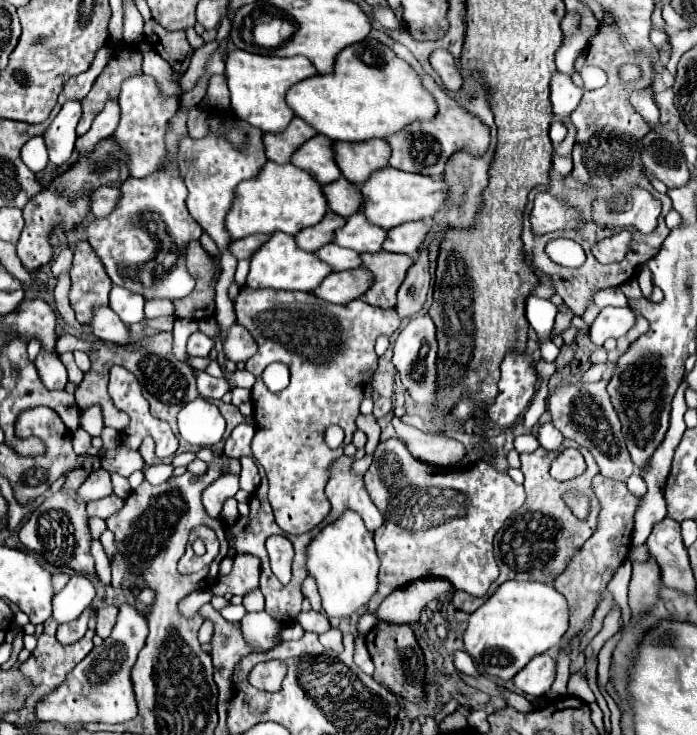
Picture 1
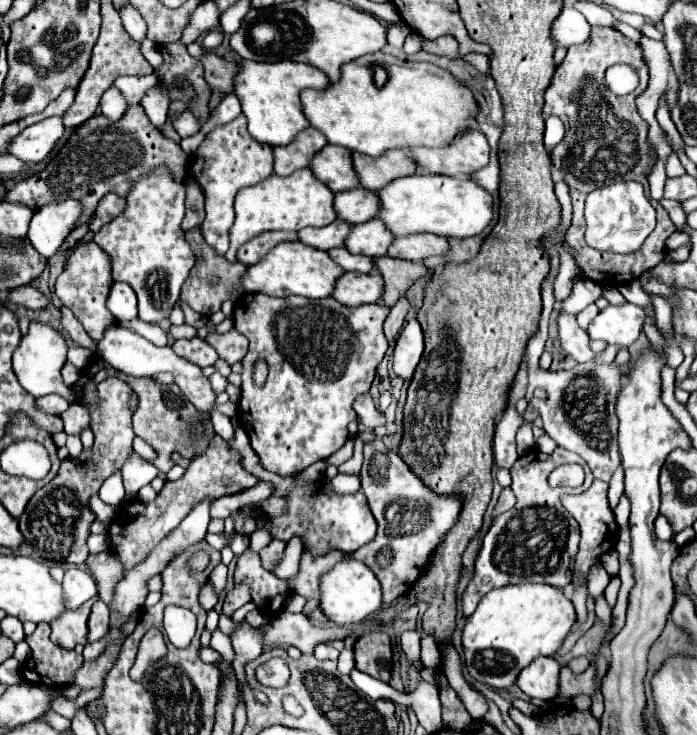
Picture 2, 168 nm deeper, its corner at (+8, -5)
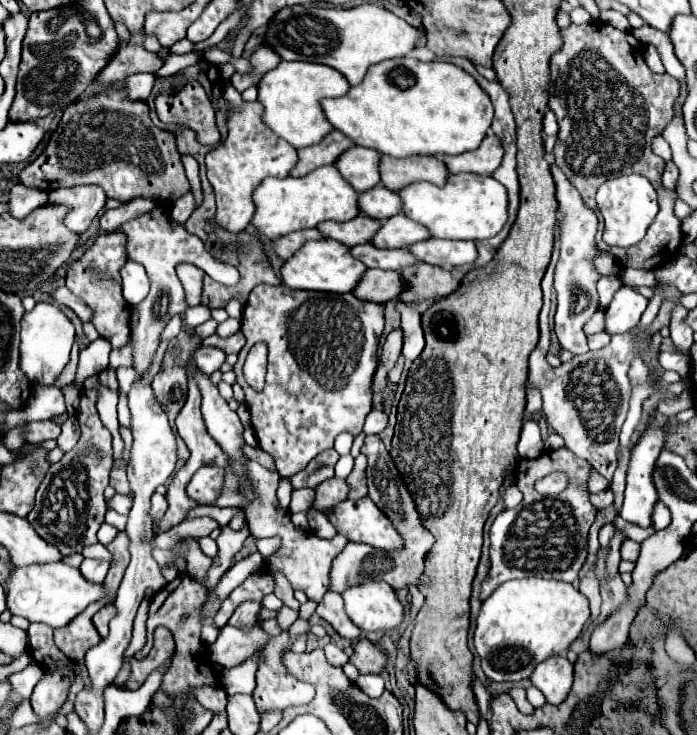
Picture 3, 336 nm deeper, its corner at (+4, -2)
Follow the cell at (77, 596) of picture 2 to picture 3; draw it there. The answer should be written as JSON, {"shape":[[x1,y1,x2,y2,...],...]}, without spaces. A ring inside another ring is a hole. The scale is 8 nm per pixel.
{"shape":[[84,559,82,565,80,565,80,573,86,581,92,581,92,583,102,583,104,577,106,577,106,571,108,571,108,563,106,561,98,561,98,559]]}

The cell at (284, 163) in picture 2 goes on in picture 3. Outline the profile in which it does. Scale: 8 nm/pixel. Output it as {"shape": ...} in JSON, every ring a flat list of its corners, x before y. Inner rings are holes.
{"shape":[[330,131,320,143,304,147,298,151,298,163,290,171,292,177,304,177,306,173,322,167,322,165,332,165,340,153,350,149,354,143,344,137,338,131]]}

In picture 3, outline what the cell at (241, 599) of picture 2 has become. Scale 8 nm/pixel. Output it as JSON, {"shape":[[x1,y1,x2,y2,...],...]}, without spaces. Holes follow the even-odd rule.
{"shape":[[244,601,244,605,236,607,236,613,232,613,232,617,228,619,228,625,234,627,246,627,256,623,256,613,260,611,260,603,258,601]]}

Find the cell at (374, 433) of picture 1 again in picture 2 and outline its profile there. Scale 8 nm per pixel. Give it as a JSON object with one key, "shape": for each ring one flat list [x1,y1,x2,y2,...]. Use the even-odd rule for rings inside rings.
{"shape":[[356,436,356,446,354,446,354,454,350,460,346,460,344,464,338,466,340,474,354,474,360,476,360,466,362,466,362,446,364,442,360,440,360,436]]}

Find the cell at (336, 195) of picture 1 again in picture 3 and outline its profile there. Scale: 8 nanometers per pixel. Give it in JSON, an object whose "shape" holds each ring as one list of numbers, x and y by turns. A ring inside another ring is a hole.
{"shape":[[380,185,358,195,360,213,364,213,372,219,378,219,378,221,386,221,392,215,398,215,402,211,400,207,402,205,400,205,398,193,394,193,386,187,380,187]]}

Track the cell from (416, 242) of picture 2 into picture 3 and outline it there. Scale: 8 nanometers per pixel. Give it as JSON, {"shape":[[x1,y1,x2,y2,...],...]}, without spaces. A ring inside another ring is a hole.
{"shape":[[426,239,408,247,410,253,416,255,418,261,430,265,448,263,452,267,474,263,476,245,474,241,448,241,448,239]]}

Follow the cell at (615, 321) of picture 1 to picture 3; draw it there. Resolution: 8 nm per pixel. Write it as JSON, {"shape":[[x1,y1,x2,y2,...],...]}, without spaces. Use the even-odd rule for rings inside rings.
{"shape":[[622,285,606,309,606,317,604,317,606,333,616,335,616,333,628,333,630,329,634,329,646,305,648,305,648,299,644,299,634,289]]}

